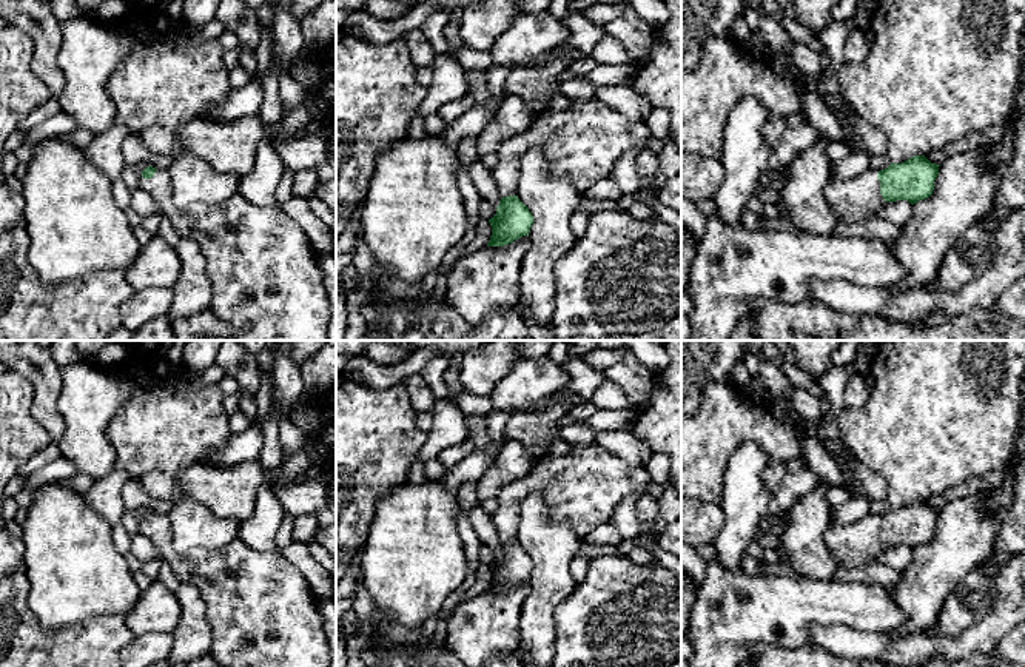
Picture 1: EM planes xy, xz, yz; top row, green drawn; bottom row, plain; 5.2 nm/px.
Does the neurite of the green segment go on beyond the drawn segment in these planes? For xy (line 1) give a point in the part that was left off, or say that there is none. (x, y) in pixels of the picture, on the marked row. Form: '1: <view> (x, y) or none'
1: xy (267, 284)

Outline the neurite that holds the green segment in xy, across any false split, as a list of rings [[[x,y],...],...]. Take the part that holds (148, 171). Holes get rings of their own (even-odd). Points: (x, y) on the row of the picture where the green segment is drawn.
[[[146,166],[142,177],[139,188],[151,194],[179,236],[199,243],[213,288],[210,308],[231,325],[236,340],[328,340],[330,300],[318,254],[301,225],[279,205],[259,206],[236,191],[217,205],[191,203],[180,208],[173,202],[173,185],[166,171]]]

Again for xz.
[[[597,97],[589,100],[572,100],[567,109],[550,109],[533,120],[532,126],[509,140],[496,151],[498,163],[490,173],[501,196],[496,214],[489,219],[492,236],[487,246],[504,246],[513,240],[529,236],[533,216],[518,199],[519,159],[532,148],[543,151],[549,162],[552,174],[567,176],[573,186],[584,194],[600,180],[612,179],[618,159],[629,149],[647,149],[647,140],[652,139],[650,129],[644,120],[630,120],[604,105]]]

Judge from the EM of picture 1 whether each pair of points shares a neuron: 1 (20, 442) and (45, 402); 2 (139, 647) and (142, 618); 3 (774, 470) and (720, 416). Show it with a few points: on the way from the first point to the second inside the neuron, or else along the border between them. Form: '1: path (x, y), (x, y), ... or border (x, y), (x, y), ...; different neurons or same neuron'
1: border (30, 382), (33, 388), (31, 416), (53, 441); different neurons
2: border (170, 632), (148, 632), (136, 636); different neurons
3: path (776, 452), (746, 421), (739, 421); same neuron

